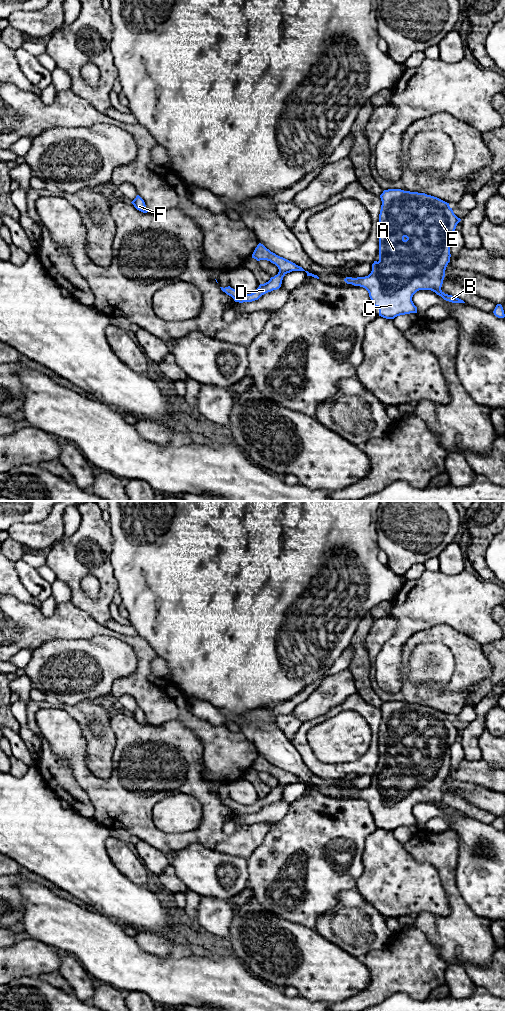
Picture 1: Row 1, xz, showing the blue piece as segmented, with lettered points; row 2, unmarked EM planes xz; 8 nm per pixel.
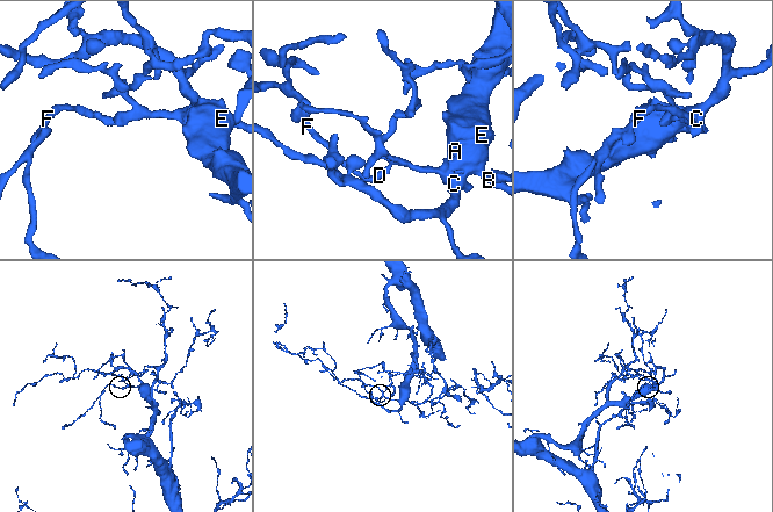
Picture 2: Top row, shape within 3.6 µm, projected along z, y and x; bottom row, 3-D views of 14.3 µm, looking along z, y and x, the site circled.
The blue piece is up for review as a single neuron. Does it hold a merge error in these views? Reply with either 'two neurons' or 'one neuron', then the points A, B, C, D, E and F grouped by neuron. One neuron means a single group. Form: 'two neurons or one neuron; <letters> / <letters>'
one neuron; A B C D E F

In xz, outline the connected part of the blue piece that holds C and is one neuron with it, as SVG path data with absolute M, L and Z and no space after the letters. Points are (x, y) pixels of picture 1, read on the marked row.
M401 189L384 190L380 198L379 261L374 261L368 276L346 277L344 281L365 288L374 307L379 308L379 316L386 319L417 313L412 297L419 290L431 290L452 303L465 303L441 290L451 257L450 235L461 221L449 203L425 193Z

